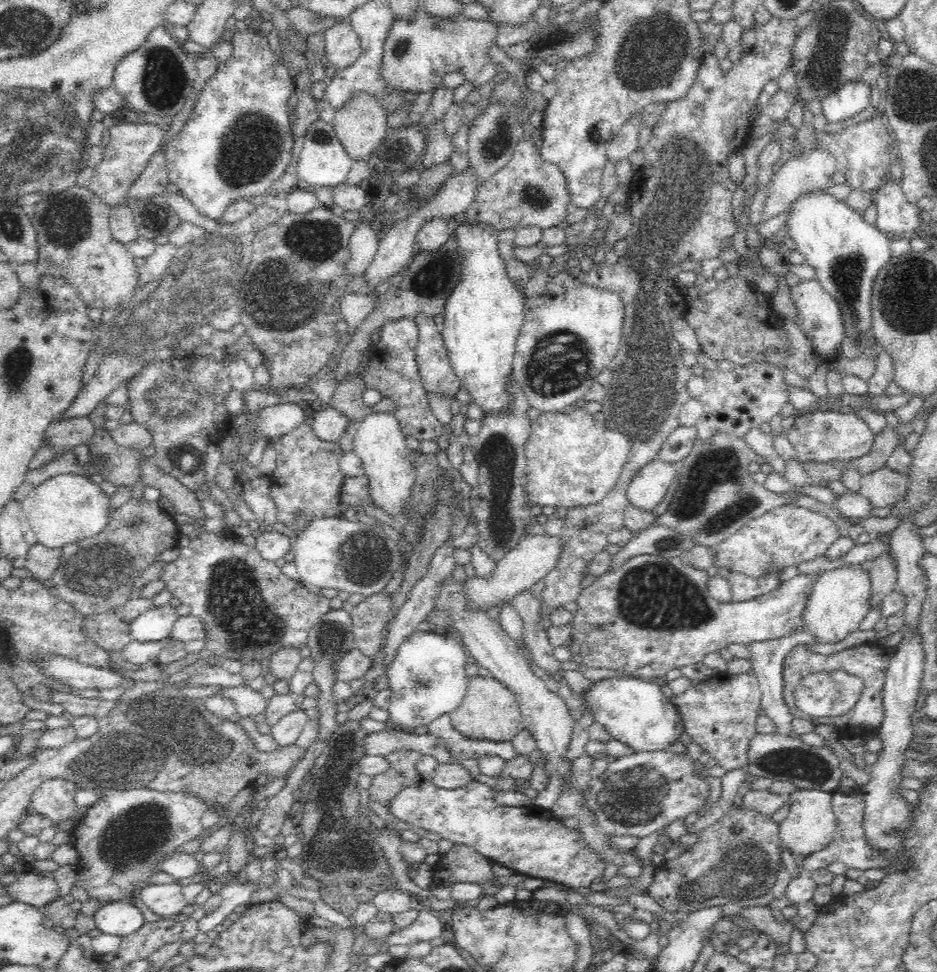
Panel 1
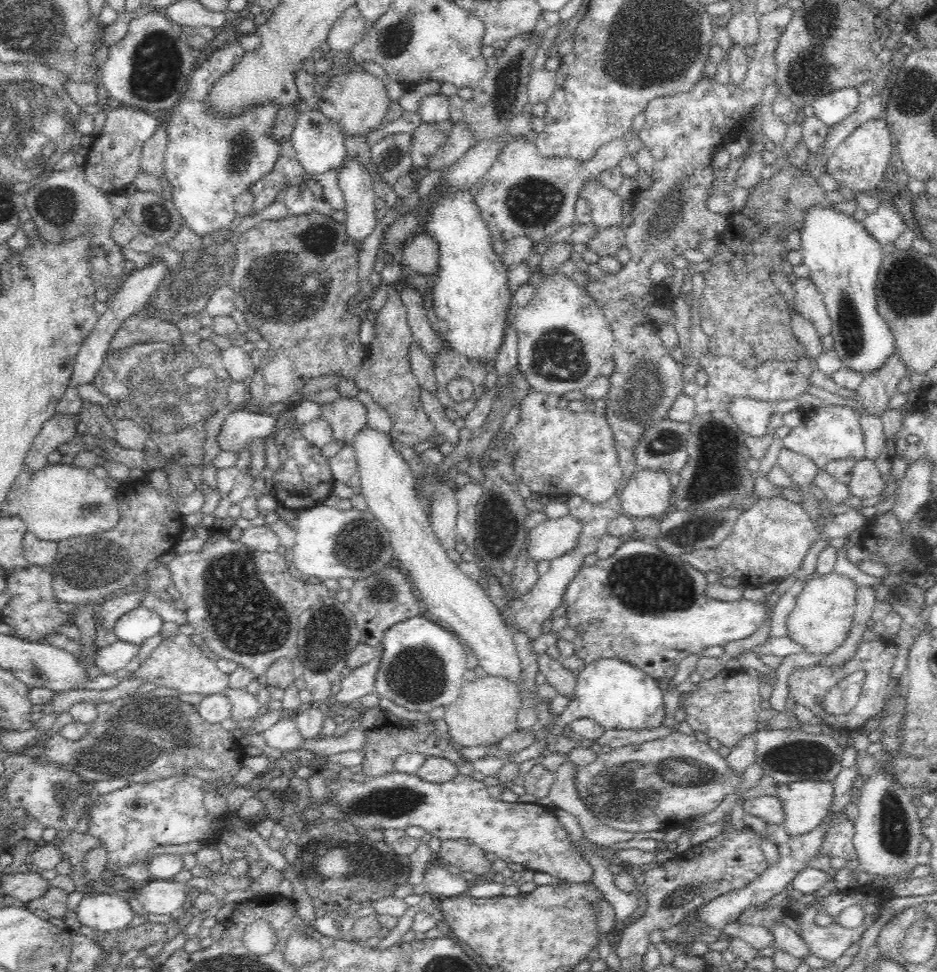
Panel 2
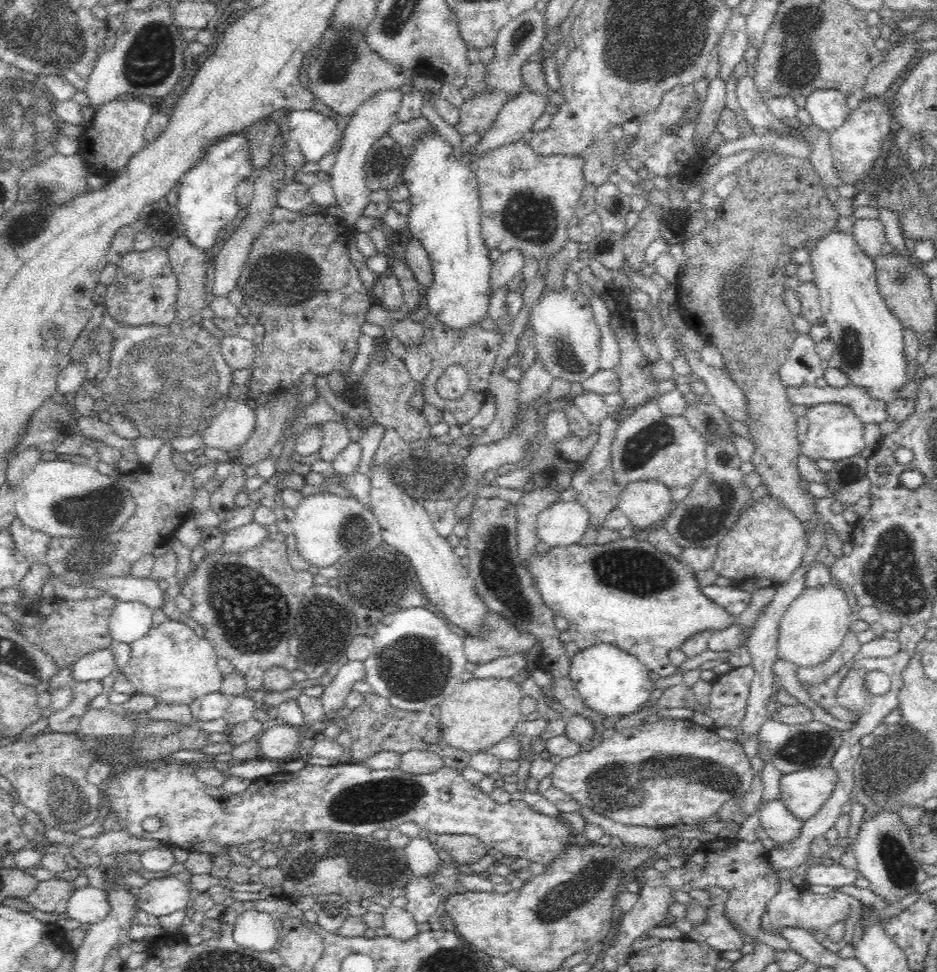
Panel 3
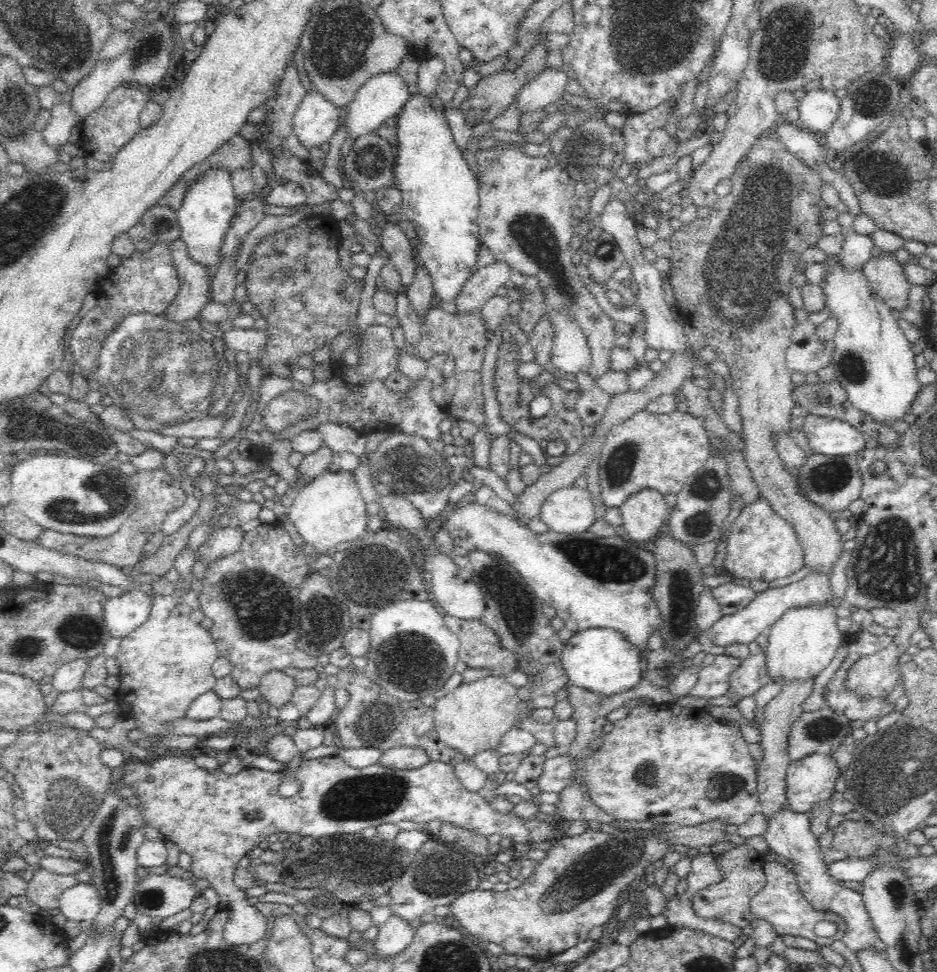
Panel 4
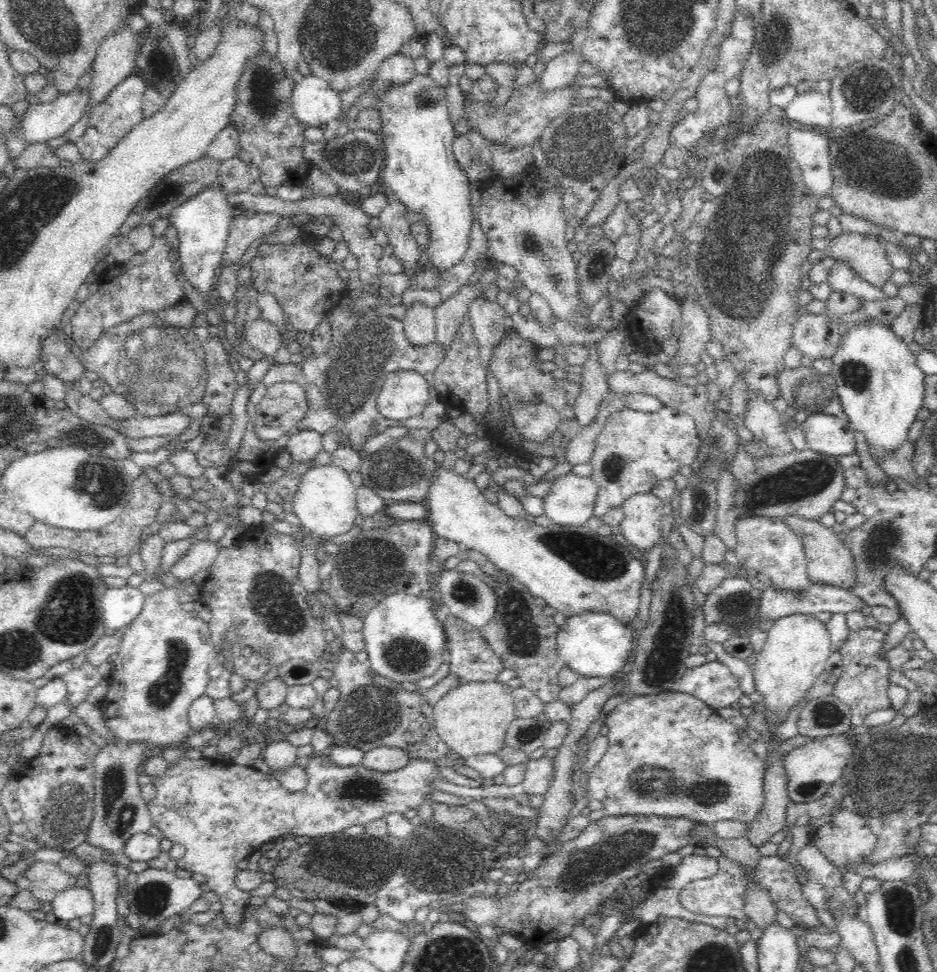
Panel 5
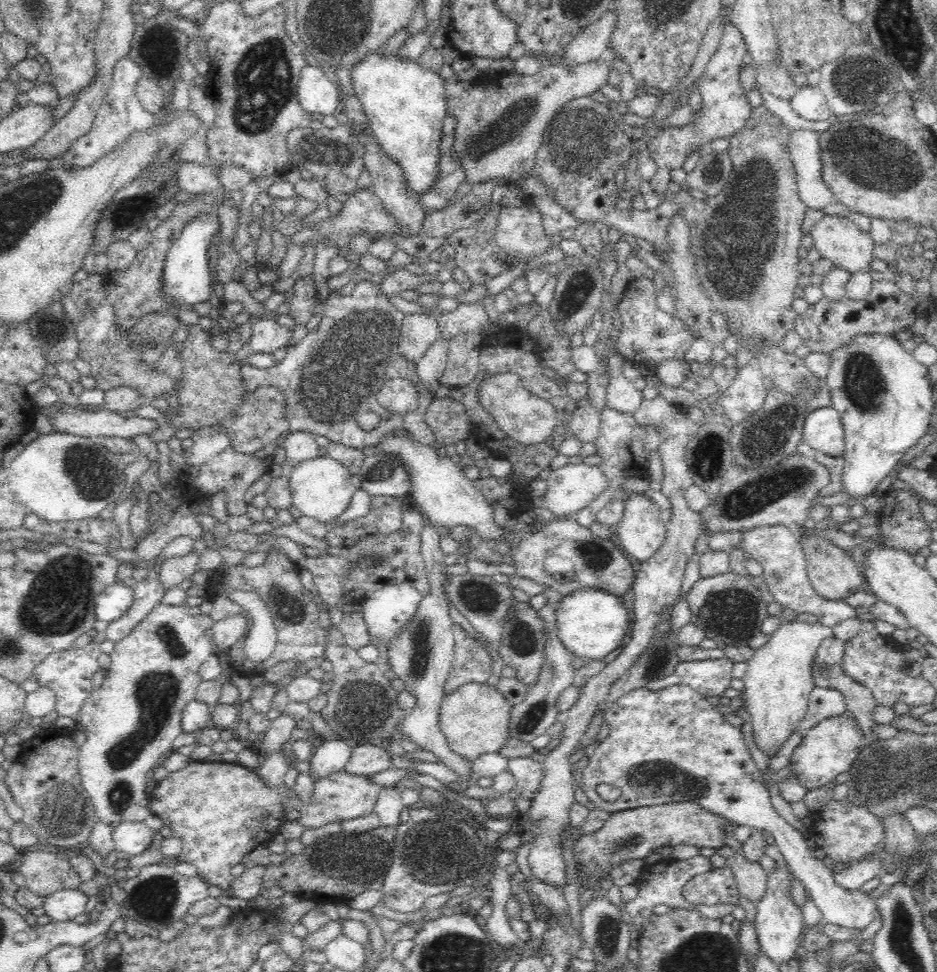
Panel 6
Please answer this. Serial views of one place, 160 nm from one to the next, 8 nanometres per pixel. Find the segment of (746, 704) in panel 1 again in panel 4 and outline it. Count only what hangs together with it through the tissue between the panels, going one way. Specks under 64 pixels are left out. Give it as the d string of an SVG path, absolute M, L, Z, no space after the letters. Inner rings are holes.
M756 641L749 645L750 656L739 664L729 677L729 690L720 703L736 706L743 698L752 697L771 682L767 674L765 654Z

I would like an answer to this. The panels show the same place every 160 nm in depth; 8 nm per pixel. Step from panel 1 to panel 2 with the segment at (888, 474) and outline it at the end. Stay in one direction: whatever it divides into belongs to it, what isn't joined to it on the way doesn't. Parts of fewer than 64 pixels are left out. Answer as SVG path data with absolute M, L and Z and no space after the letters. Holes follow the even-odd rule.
M864 458L856 463L849 484L851 496L866 500L880 495L885 488L886 480L872 459Z

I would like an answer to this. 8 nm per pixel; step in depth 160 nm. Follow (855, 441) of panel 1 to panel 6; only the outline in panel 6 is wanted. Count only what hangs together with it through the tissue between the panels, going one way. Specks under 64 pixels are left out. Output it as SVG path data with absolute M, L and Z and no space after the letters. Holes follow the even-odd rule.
M833 406L809 411L803 426L802 440L813 453L843 456L846 450L845 432L838 411Z

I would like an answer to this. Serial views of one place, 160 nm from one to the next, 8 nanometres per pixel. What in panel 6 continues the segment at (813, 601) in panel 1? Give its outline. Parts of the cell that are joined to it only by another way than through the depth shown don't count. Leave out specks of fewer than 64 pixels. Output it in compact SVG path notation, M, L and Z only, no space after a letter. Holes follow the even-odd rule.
M783 621L779 628L768 636L768 642L755 649L754 656L747 662L743 678L744 691L741 695L746 706L756 744L768 756L779 749L782 743L796 731L798 722L804 718L814 685L814 665L818 649L824 640L834 636L833 628L804 621Z

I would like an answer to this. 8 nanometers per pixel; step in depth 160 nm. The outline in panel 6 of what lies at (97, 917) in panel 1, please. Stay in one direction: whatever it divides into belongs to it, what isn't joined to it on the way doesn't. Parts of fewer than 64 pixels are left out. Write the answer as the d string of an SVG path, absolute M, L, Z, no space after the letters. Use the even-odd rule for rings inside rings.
M79 888L62 889L45 897L43 908L53 921L71 921L85 912L88 897Z

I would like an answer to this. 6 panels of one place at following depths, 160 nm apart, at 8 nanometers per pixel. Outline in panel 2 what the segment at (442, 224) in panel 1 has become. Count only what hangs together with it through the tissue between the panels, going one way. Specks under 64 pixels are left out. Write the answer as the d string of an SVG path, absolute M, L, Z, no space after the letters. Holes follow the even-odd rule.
M423 231L410 238L400 252L406 271L430 274L439 263L439 246L431 234Z

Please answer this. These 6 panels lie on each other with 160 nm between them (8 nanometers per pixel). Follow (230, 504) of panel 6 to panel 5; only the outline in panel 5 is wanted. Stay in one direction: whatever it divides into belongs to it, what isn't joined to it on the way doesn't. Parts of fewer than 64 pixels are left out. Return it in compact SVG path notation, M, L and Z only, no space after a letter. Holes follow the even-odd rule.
M349 295L344 297L329 314L326 314L332 329L332 348L326 354L319 357L313 354L309 359L304 359L301 365L273 364L268 369L264 378L249 396L246 431L237 452L232 451L228 445L222 447L216 443L219 430L214 428L220 426L220 421L211 426L203 446L195 454L197 461L203 467L224 467L226 458L229 458L229 468L235 468L242 475L254 474L254 472L260 472L260 470L266 470L272 466L272 458L266 458L266 452L281 447L282 442L272 445L266 443L256 434L253 422L257 406L265 397L268 388L286 381L303 386L306 389L307 402L309 402L307 415L294 431L316 431L323 435L332 430L341 430L349 436L351 448L355 451L362 449L362 444L369 436L376 436L386 428L390 428L391 425L395 425L377 409L380 389L384 379L391 372L415 370L422 374L431 388L430 402L426 404L426 408L418 416L400 421L397 423L398 425L406 426L408 429L426 429L432 432L441 425L442 421L446 420L448 408L438 398L436 389L434 390L434 375L438 366L445 359L448 349L436 342L428 349L418 348L406 339L402 321L384 315L374 315L374 313L368 313L369 317L361 317L361 313L350 316L348 306L350 306ZM249 464L256 468L249 470L246 467Z

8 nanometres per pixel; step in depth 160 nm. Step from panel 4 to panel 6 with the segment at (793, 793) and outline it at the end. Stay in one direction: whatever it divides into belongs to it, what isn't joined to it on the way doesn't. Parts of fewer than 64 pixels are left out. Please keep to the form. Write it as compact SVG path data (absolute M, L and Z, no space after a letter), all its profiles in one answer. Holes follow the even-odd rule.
M849 713L827 718L811 728L793 750L788 768L794 770L796 779L806 792L830 784L838 774L850 770L864 744L864 734Z

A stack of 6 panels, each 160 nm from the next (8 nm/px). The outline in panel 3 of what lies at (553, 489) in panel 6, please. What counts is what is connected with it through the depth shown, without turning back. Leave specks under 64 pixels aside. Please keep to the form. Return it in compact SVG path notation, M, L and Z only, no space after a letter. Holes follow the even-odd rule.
M576 500L556 501L538 515L536 522L535 532L538 543L544 543L551 550L552 548L568 548L568 546L578 545L589 529L588 511Z

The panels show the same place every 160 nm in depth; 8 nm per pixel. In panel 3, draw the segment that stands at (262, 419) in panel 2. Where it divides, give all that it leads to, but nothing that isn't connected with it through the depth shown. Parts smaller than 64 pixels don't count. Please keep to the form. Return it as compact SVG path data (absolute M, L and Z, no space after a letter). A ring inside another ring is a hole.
M245 398L226 400L220 412L203 430L204 445L233 453L240 450L254 432L256 417L253 405Z

